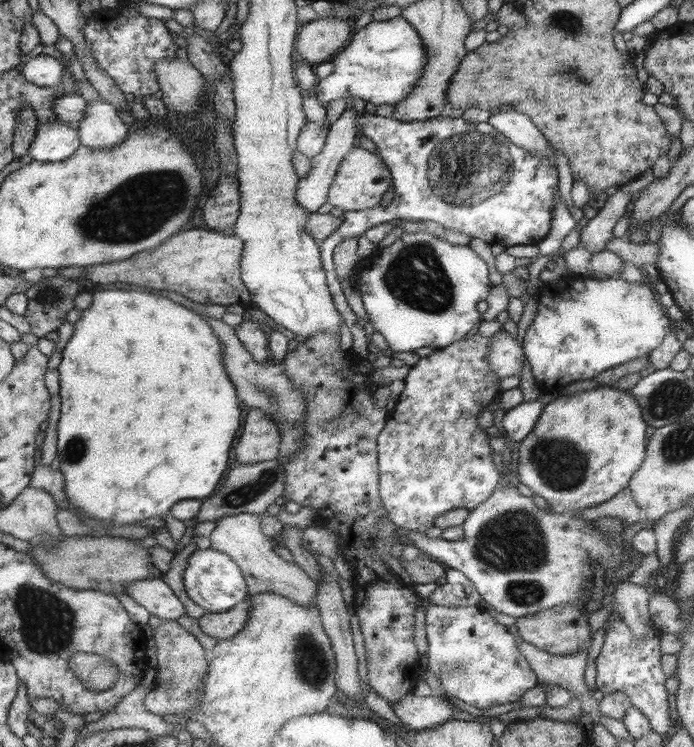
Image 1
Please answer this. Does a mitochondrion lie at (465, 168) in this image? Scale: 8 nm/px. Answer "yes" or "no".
yes

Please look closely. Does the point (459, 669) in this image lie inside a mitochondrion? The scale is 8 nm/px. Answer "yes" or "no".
yes

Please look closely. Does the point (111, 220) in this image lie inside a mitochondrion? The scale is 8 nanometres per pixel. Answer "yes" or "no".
yes

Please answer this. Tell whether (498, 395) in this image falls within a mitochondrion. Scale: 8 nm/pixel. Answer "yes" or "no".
no

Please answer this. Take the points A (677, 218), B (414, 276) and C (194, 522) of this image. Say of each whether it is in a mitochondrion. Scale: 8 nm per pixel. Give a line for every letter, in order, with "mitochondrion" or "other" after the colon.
A: other
B: mitochondrion
C: other

